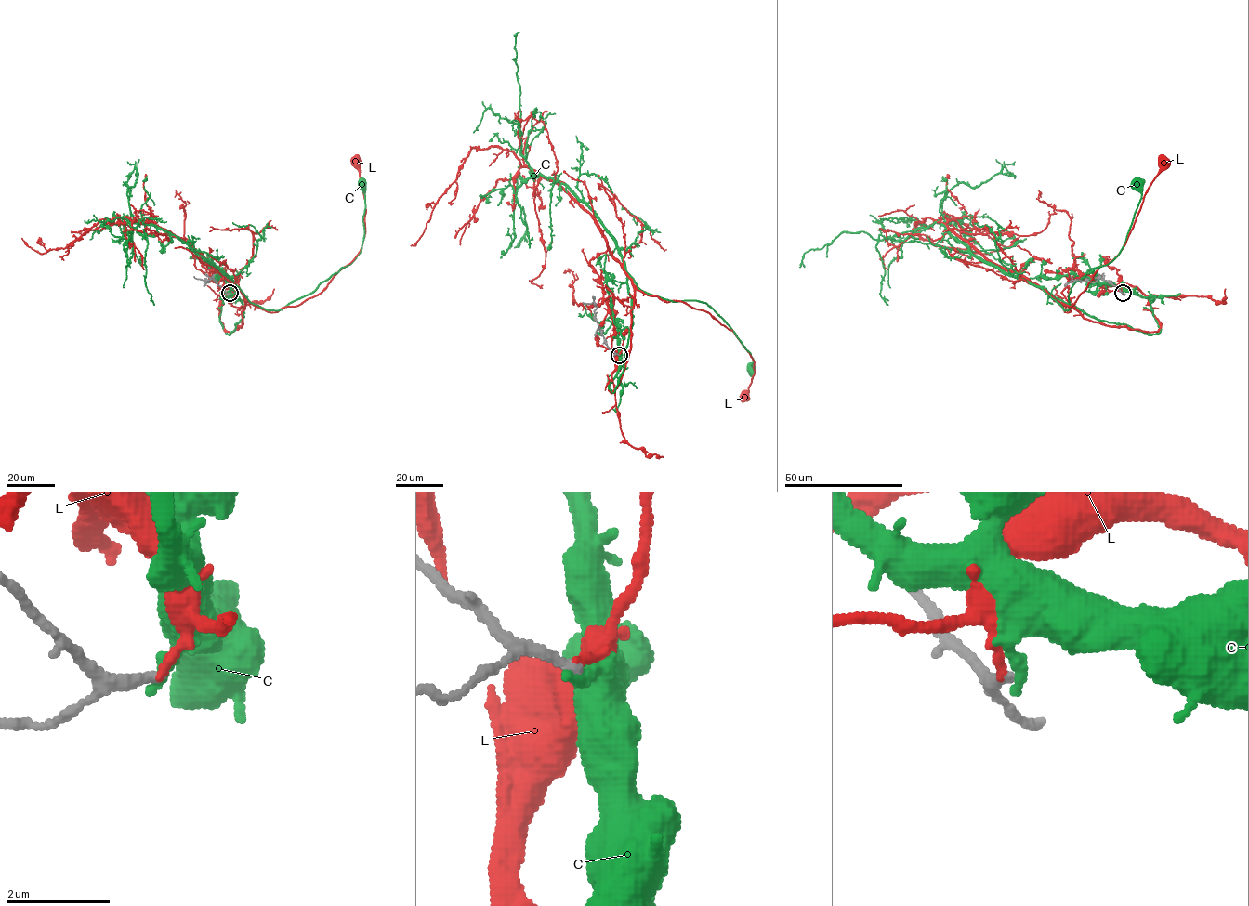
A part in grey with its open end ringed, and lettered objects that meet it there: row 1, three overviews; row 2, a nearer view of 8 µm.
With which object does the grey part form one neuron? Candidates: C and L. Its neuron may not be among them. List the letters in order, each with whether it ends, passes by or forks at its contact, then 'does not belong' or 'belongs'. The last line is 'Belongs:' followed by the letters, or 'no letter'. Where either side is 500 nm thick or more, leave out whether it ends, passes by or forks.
C: it ends there; does not belong
L: it ends there; does not belong
Belongs: no letter

